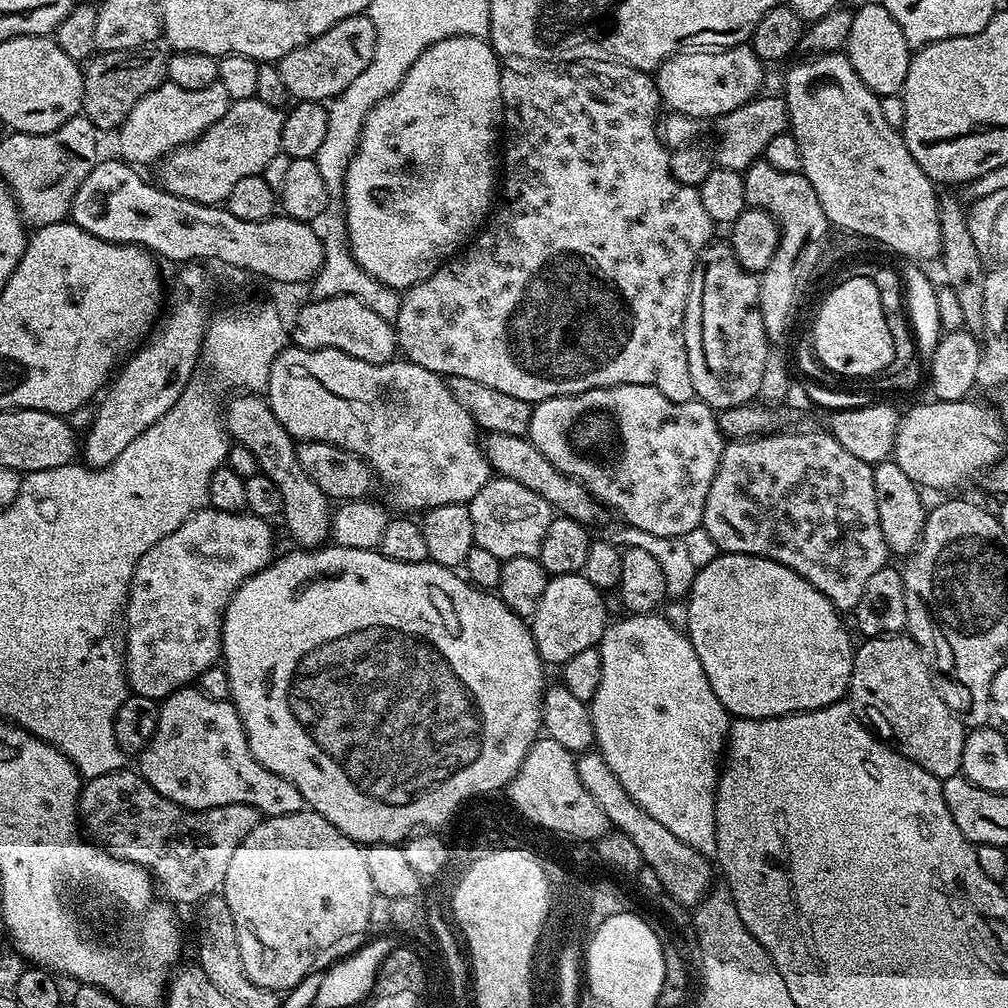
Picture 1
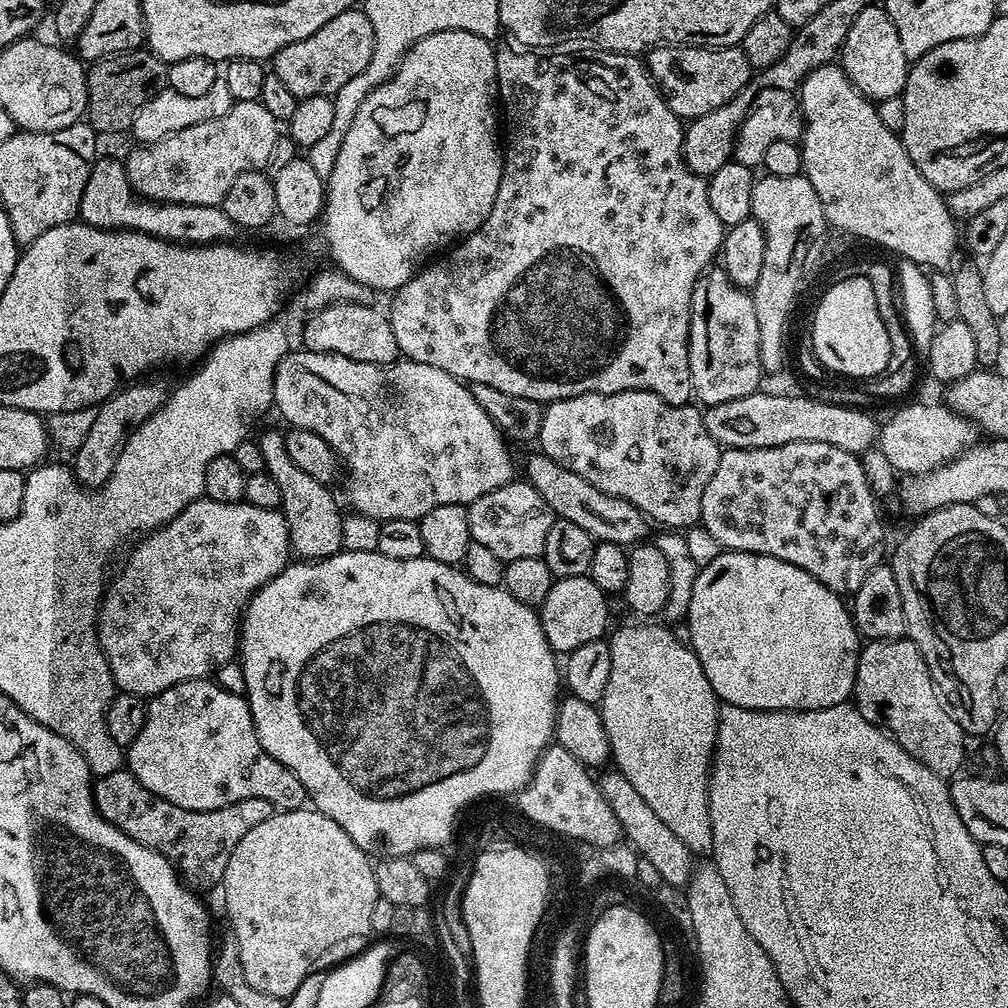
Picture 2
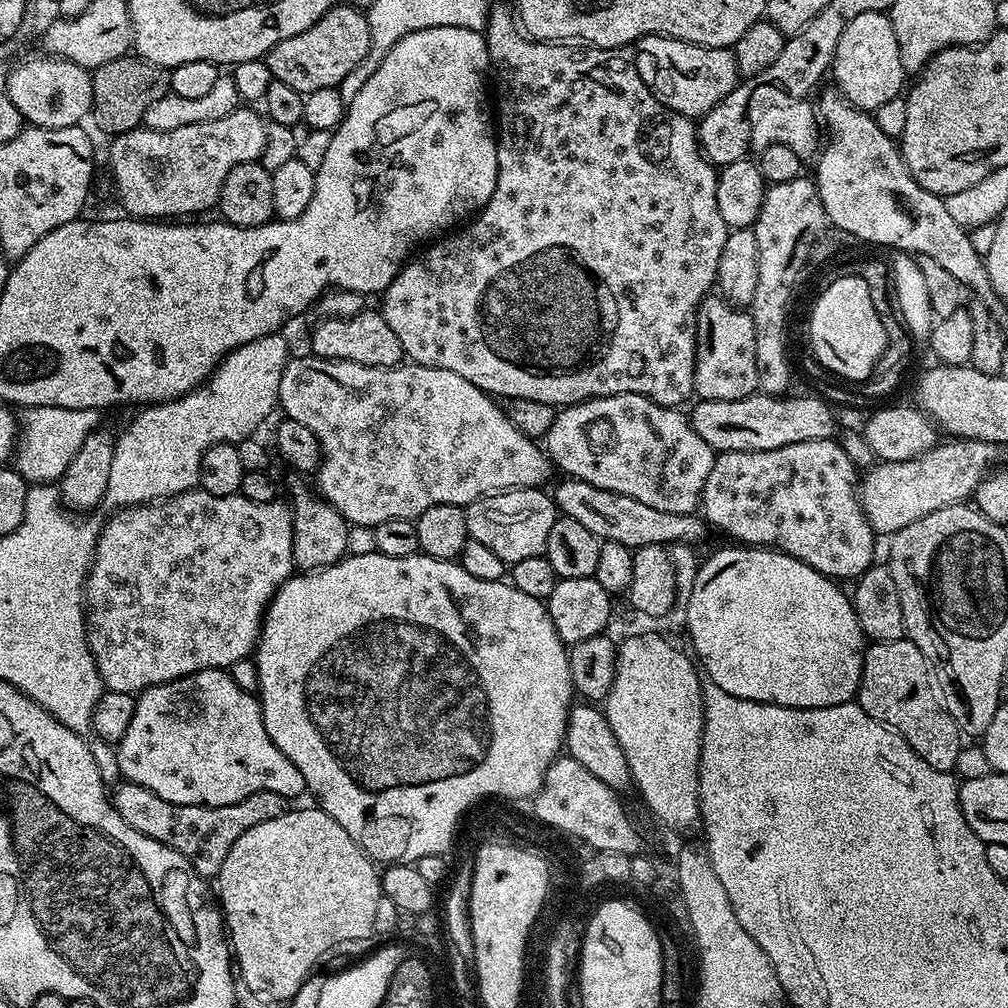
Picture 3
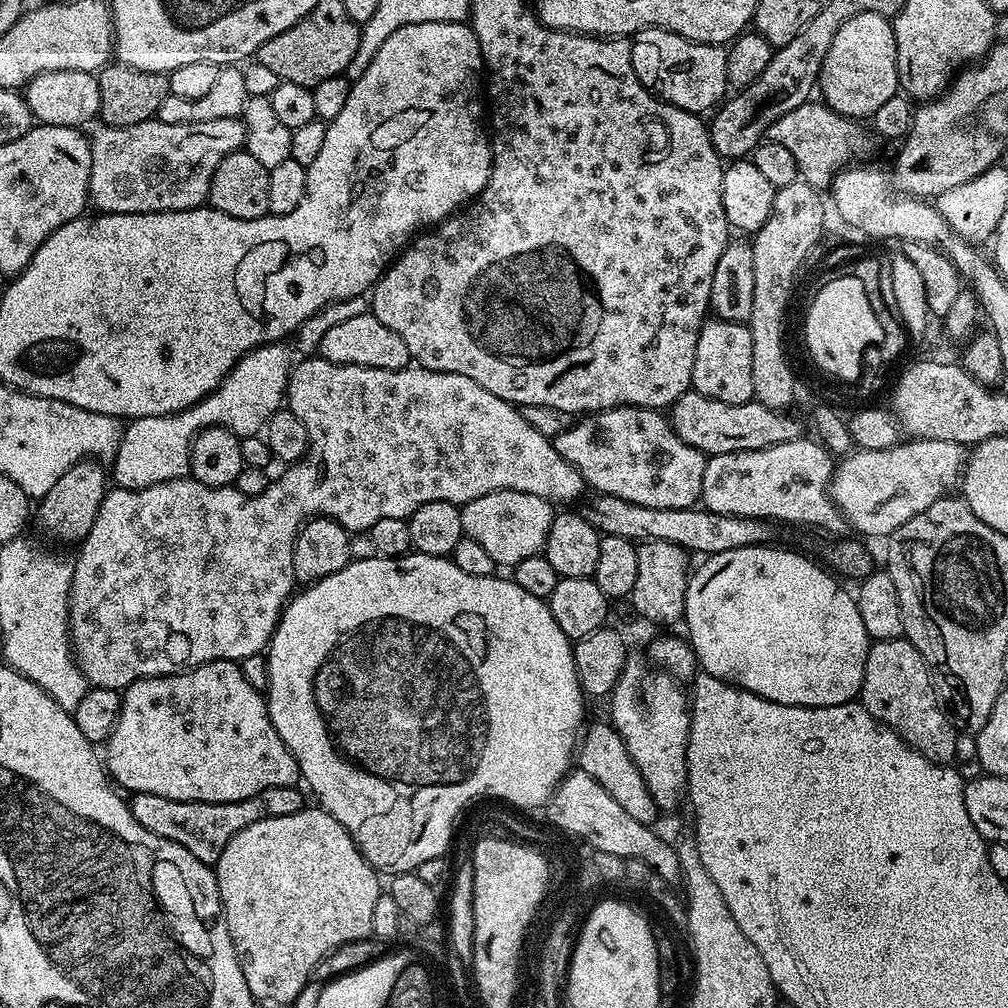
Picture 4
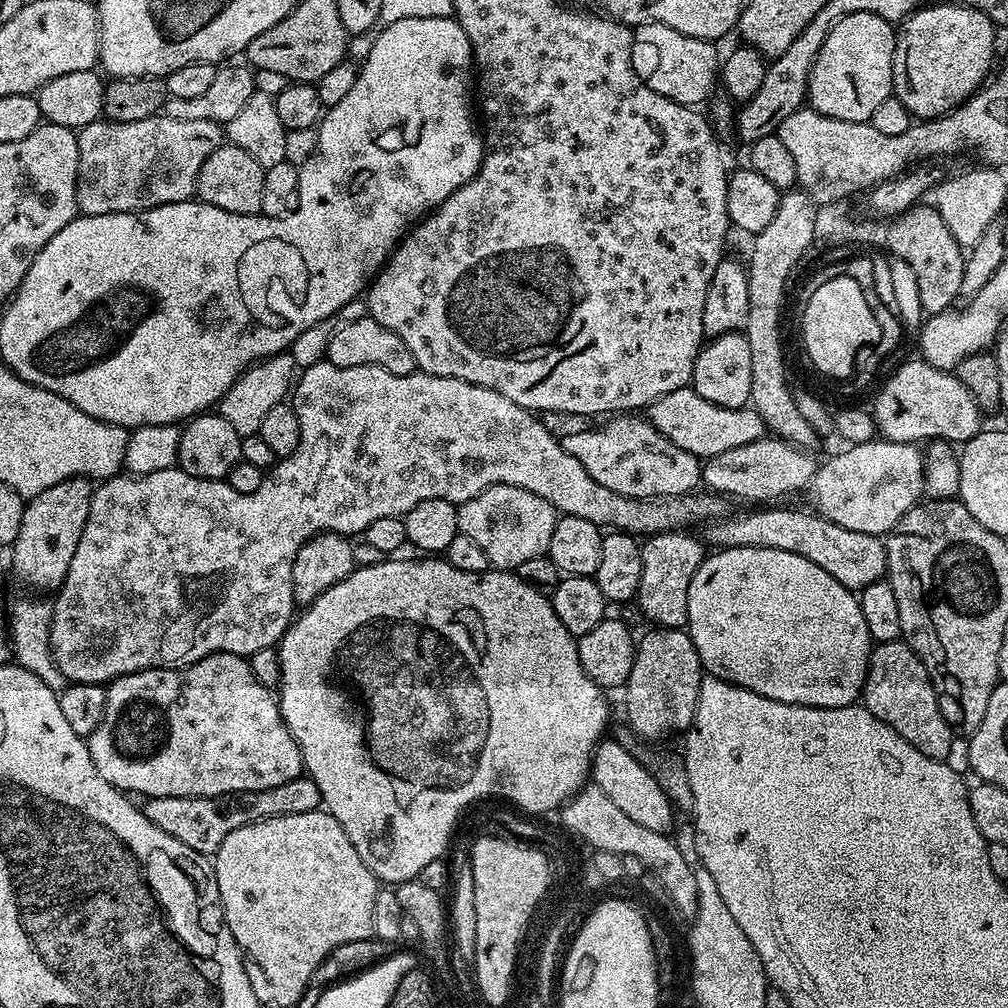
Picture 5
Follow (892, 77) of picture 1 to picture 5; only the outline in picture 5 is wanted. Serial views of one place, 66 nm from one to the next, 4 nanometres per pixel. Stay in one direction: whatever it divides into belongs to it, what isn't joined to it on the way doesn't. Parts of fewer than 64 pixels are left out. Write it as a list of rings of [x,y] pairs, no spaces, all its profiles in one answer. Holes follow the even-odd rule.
[[[859,12],[843,16],[826,34],[826,42],[822,42],[822,50],[818,50],[818,58],[810,70],[808,79],[807,103],[818,114],[838,118],[846,122],[871,121],[874,109],[886,98],[893,95],[892,59],[896,45],[897,29],[889,21],[883,20],[878,12]]]

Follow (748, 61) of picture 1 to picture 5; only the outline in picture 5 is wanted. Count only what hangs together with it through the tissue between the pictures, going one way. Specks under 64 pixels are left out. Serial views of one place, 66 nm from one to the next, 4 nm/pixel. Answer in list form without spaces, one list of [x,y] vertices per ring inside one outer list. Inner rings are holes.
[[[662,22],[637,24],[632,34],[632,61],[638,78],[650,90],[689,106],[700,106],[713,95],[712,87],[717,87],[722,60],[719,55],[716,57],[716,48],[711,40],[690,38]]]

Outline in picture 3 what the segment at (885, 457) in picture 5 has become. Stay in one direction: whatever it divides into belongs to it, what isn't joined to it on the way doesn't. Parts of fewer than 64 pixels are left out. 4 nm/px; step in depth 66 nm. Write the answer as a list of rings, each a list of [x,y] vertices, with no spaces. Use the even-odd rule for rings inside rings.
[[[959,438],[947,442],[949,444],[937,443],[929,452],[902,462],[876,462],[863,473],[858,484],[860,505],[876,533],[891,534],[902,530],[910,526],[910,522],[934,514],[934,510],[965,503],[975,493],[996,460],[997,445]]]

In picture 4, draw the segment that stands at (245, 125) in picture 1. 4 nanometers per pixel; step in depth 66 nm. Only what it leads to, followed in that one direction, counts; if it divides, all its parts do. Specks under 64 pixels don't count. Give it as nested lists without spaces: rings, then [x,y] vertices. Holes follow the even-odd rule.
[[[153,118],[138,122],[138,126],[100,126],[97,129],[90,136],[92,149],[88,195],[91,207],[104,214],[177,212],[199,208],[207,201],[210,182],[214,178],[214,170],[218,170],[218,162],[222,162],[222,158],[226,158],[231,152],[239,152],[245,147],[244,126],[237,118],[214,118],[210,122],[189,124],[167,124]]]

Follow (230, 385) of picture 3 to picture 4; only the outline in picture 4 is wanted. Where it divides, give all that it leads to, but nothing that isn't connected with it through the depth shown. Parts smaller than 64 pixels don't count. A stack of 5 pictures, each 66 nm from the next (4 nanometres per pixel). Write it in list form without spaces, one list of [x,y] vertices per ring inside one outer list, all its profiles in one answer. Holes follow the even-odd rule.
[[[287,343],[264,344],[247,352],[226,374],[226,378],[209,396],[193,408],[175,412],[173,416],[138,418],[124,429],[116,459],[110,472],[121,488],[145,488],[158,482],[179,480],[189,475],[188,459],[193,438],[203,428],[225,428],[241,438],[263,433],[264,424],[285,403],[288,375],[294,367],[294,352]]]

